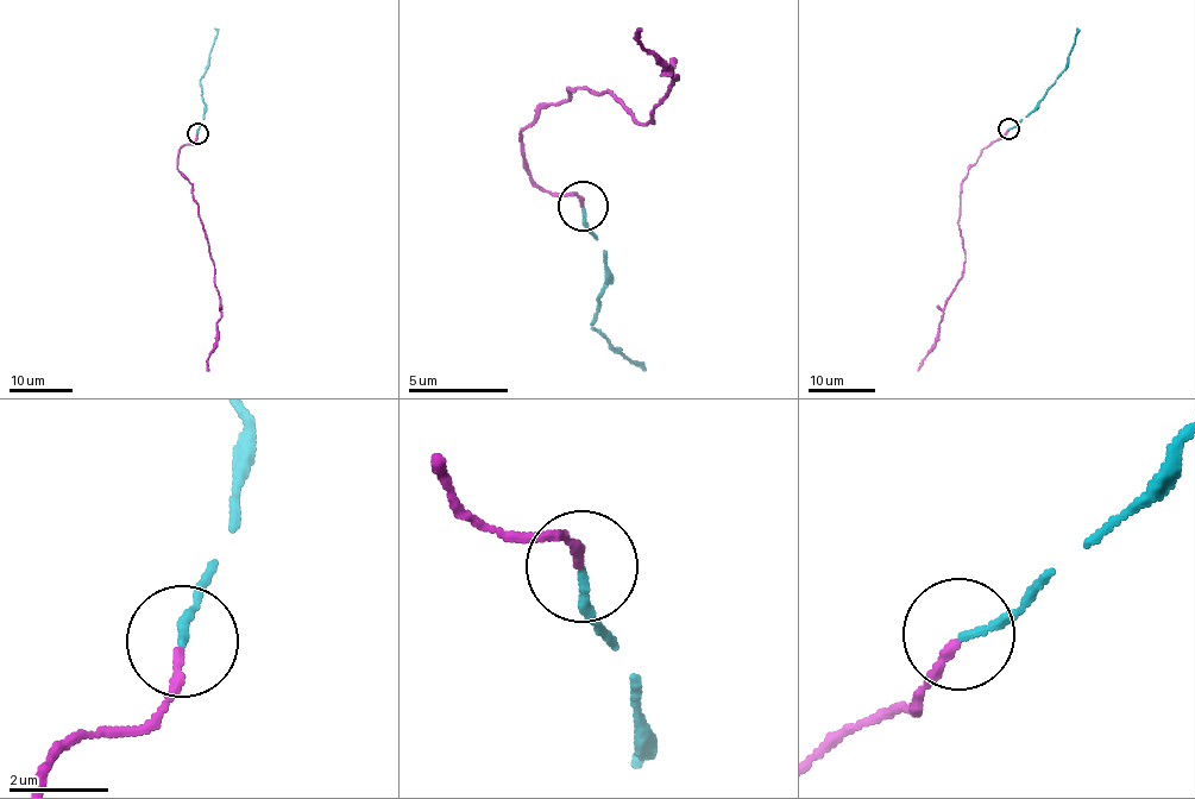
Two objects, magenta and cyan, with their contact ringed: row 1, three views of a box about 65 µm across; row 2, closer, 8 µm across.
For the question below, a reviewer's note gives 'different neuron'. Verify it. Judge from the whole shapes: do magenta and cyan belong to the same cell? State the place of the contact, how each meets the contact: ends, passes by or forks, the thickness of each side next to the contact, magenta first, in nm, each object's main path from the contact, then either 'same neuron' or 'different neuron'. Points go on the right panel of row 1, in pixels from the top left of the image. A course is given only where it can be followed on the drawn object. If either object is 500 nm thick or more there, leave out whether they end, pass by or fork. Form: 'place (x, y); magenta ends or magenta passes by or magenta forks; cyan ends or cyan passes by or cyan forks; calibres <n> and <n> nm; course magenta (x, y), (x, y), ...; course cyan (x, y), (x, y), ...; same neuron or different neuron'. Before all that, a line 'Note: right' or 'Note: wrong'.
Note: wrong
place (1008, 129); magenta ends; cyan ends; calibres 170 and 150 nm; course magenta (1008, 130), (1004, 138), (987, 145), (964, 177), (958, 227), (964, 270), (944, 306), (936, 347), (918, 371); course cyan (1008, 127), (1025, 117), (1067, 65), (1079, 29); same neuron

